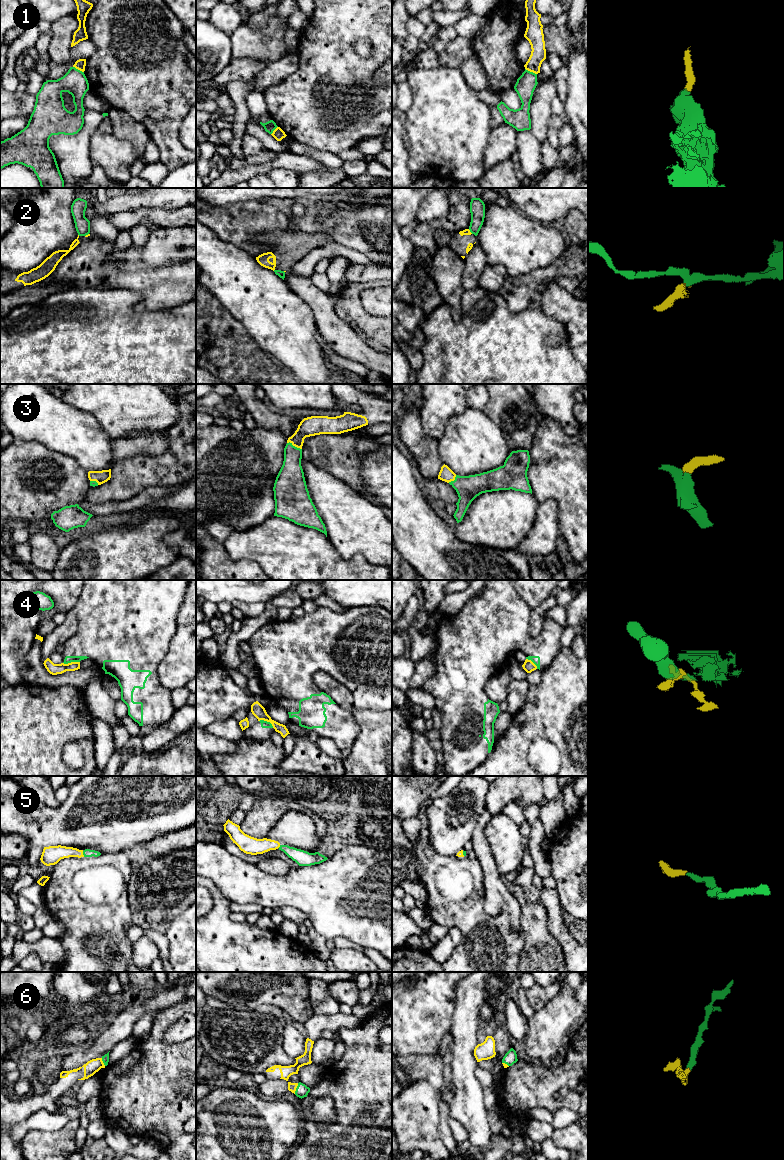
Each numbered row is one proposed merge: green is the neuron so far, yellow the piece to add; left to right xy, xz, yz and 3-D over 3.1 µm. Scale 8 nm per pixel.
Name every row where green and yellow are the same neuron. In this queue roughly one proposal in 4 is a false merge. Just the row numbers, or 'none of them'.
3, 5, 6

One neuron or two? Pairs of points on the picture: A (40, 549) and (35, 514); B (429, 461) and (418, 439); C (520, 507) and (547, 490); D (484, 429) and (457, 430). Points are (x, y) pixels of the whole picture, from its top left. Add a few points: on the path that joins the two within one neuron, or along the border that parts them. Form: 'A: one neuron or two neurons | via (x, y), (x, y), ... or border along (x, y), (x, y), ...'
A: two neurons | border along (32, 530), (42, 531)
B: one neuron | via (426, 456), (425, 450), (419, 444)
C: two neurons | border along (532, 493), (539, 501)
D: one neuron | via (477, 430), (464, 430)

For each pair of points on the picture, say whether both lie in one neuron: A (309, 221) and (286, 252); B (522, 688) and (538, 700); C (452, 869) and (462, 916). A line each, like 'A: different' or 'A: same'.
A: different
B: different
C: same

